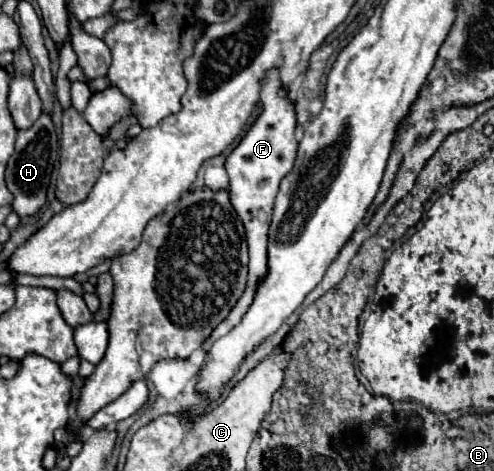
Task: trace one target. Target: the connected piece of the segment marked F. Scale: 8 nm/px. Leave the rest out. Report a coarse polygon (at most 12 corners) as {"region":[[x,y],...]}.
{"region":[[276,67],[262,113],[226,157],[250,249],[244,295],[204,351],[252,305],[268,273],[268,227],[294,167],[296,111]]}

